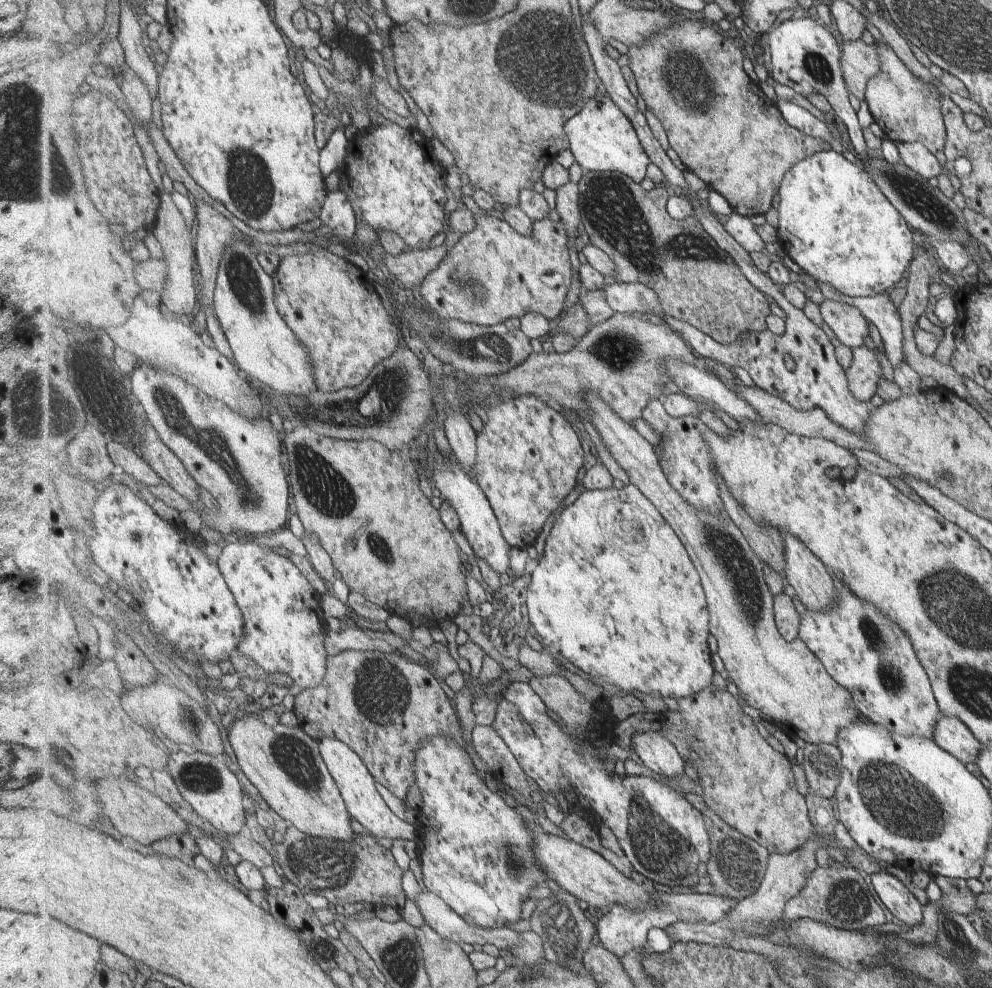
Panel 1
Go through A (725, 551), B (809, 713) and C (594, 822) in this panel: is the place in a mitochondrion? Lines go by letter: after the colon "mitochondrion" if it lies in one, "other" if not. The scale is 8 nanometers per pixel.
A: mitochondrion
B: other
C: other

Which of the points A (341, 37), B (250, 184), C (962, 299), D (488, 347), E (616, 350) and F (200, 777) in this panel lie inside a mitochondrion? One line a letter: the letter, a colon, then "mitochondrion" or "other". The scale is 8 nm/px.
A: other
B: mitochondrion
C: other
D: mitochondrion
E: mitochondrion
F: mitochondrion

